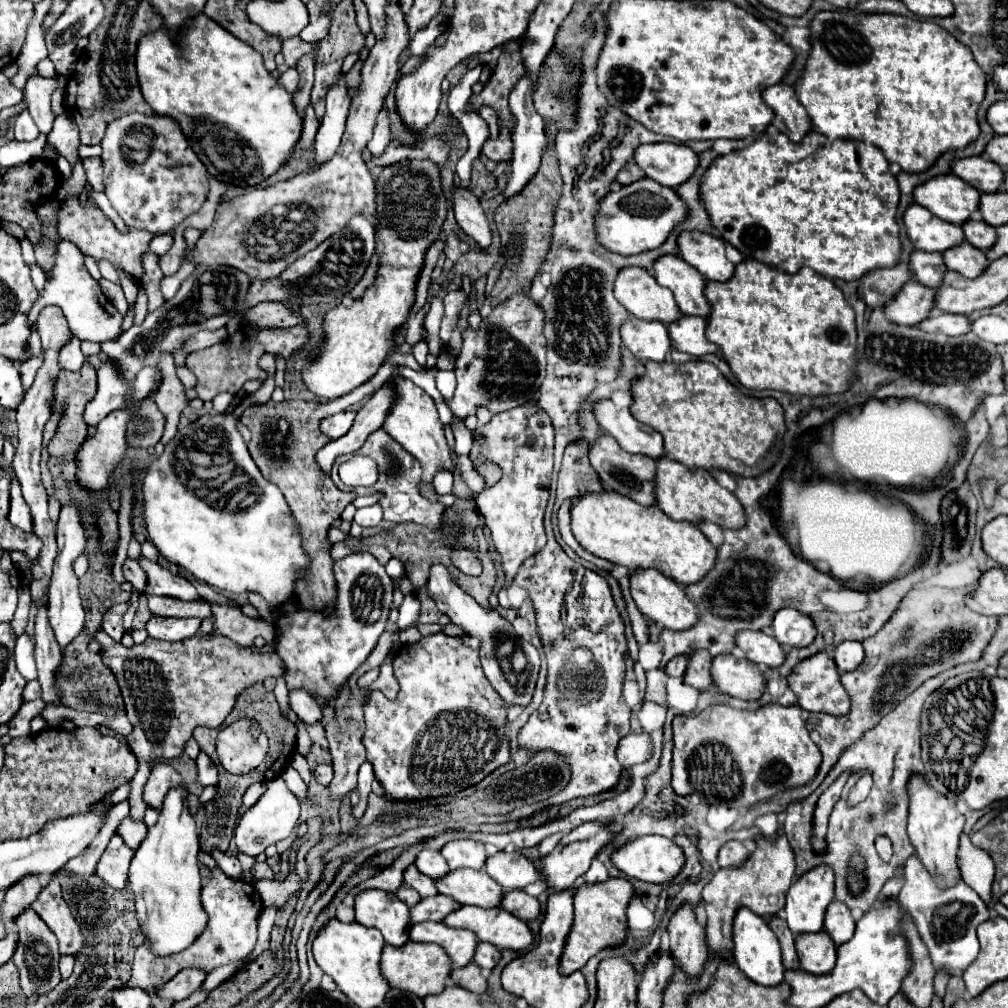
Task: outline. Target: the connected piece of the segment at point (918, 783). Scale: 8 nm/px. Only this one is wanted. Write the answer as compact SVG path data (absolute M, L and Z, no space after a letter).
M912 776L908 782L910 796L910 816L908 816L908 836L910 842L920 856L924 868L934 876L940 888L952 888L962 880L962 872L958 866L958 846L960 834L964 830L964 816L958 812L956 804L946 796L938 794L922 776Z

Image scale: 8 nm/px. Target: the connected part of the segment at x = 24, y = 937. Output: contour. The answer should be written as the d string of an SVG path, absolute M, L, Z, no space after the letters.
M28 908L26 912L22 912L16 918L16 926L18 926L20 942L18 942L18 950L12 956L12 962L18 966L18 972L20 972L20 988L26 998L30 998L34 994L44 996L44 994L52 992L56 988L56 984L62 980L60 972L58 972L58 960L60 960L58 940L56 940L56 936L52 936L52 930L40 920L40 916L36 916L36 912L32 908Z

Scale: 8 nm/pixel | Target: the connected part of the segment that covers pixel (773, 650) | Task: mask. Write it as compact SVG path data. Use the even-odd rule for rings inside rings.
M740 632L736 636L736 644L746 652L748 660L754 664L778 668L778 664L782 664L786 658L786 652L780 648L778 640L766 632Z

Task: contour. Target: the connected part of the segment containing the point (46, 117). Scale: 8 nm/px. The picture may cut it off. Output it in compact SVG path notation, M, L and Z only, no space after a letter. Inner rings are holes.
M32 76L32 78L28 78L28 84L24 88L26 100L28 100L28 112L34 118L36 126L42 134L50 134L54 118L56 118L50 108L50 96L52 96L54 88L64 88L64 86L66 86L64 76L58 76L58 78Z

